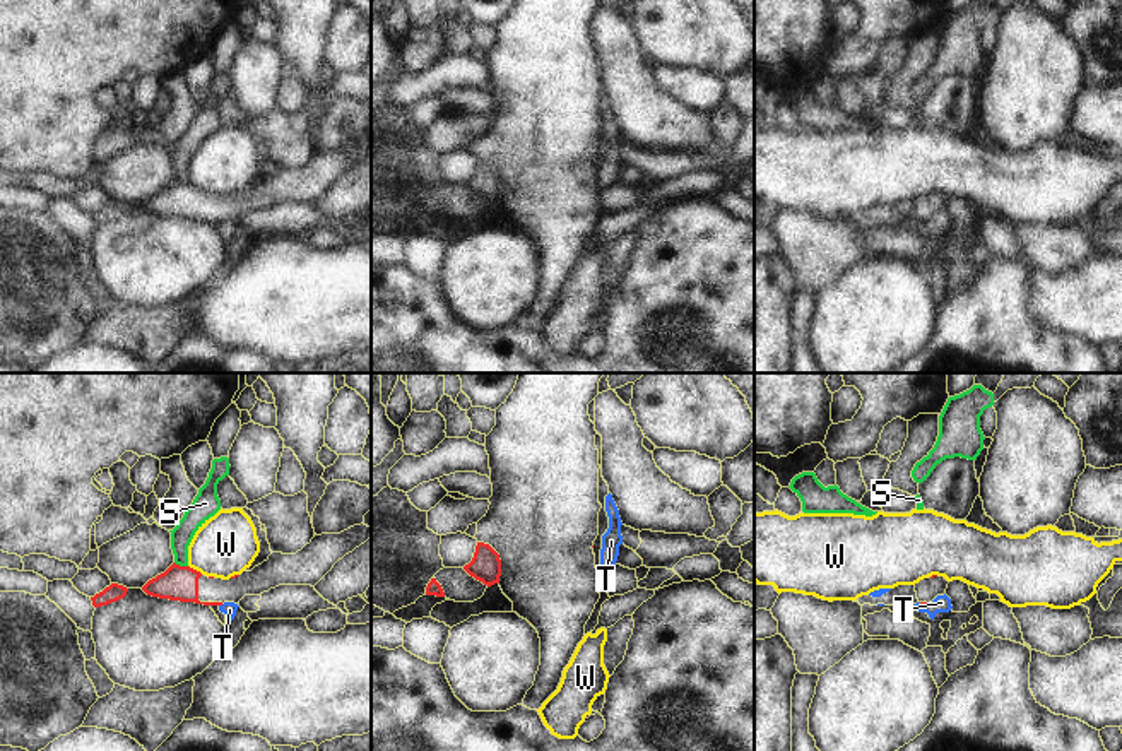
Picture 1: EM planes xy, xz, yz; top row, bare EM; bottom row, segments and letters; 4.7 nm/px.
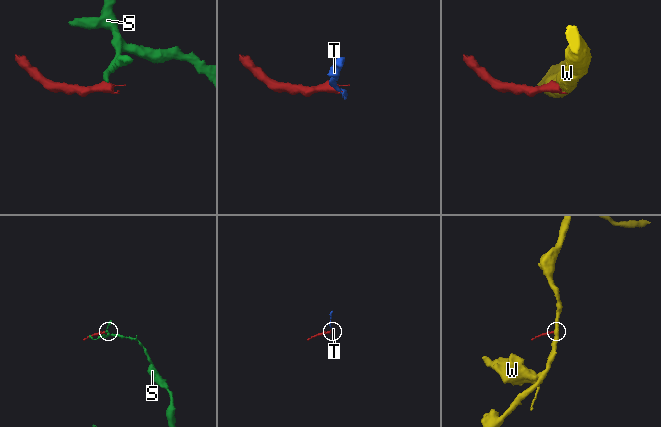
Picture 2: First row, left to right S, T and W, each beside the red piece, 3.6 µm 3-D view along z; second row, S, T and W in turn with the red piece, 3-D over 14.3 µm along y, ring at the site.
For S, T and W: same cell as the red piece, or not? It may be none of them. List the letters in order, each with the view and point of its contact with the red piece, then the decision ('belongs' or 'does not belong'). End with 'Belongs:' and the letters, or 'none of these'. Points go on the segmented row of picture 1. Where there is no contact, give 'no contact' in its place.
S: meets red in xy at (182, 567); does not belong
T: meets red in yz at (922, 603); does not belong
W: meets red in xy at (195, 570); does not belong
Belongs: none of these

